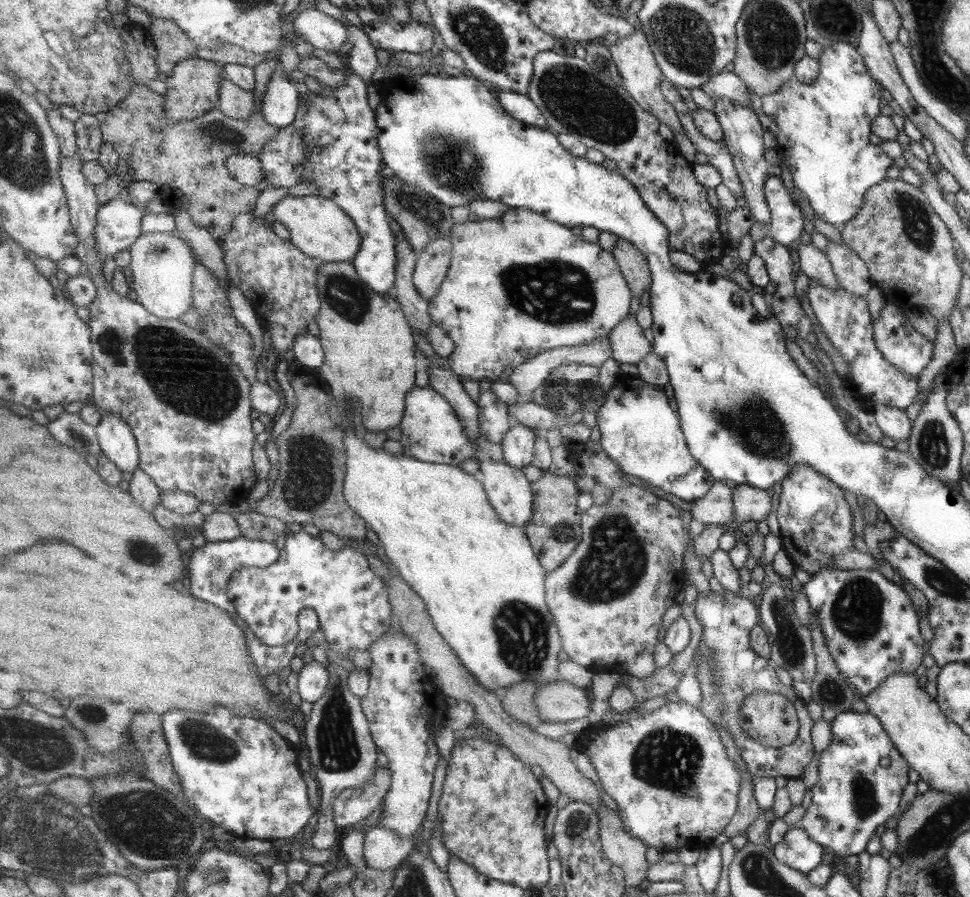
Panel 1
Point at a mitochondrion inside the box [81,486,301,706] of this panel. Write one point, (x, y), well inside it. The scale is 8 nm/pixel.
(142, 552)

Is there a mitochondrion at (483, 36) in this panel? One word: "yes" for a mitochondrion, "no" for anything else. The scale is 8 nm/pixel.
yes

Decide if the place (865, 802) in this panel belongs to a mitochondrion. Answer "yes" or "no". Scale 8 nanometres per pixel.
yes

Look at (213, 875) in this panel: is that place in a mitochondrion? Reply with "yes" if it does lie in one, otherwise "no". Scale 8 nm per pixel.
yes

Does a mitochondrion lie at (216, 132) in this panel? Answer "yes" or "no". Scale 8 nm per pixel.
yes

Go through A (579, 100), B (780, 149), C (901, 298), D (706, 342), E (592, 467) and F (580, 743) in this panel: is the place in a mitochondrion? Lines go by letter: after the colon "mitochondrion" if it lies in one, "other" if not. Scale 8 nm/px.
A: mitochondrion
B: other
C: other
D: other
E: other
F: other

